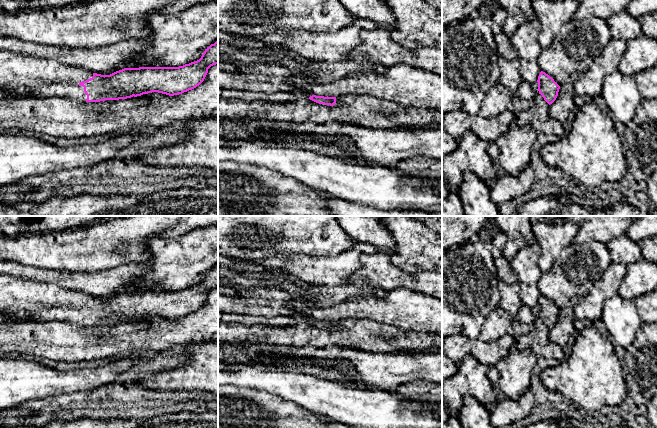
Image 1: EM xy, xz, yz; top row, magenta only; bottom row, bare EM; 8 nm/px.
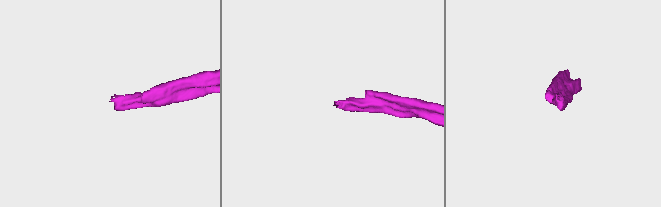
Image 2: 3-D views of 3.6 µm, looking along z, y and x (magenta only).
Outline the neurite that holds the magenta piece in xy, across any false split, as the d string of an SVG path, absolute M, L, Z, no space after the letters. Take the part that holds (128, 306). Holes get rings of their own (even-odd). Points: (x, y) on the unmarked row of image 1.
M218 265L205 273L199 284L183 290L124 292L110 299L93 297L81 291L67 290L57 284L25 281L0 275L0 314L28 317L32 322L58 321L78 326L127 323L152 316L174 320L199 310L204 305L208 293L216 288L218 288Z

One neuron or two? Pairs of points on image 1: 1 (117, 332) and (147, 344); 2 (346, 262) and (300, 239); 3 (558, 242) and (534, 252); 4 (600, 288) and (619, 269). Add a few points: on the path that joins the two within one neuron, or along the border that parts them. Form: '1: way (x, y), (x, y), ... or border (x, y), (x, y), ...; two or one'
1: border (141, 328), (136, 332); two
2: border (353, 245), (330, 256), (308, 255); two
3: border (536, 241), (540, 247), (538, 268), (542, 272); two
4: way (605, 283), (614, 274); one

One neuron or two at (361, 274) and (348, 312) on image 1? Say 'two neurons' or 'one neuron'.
two neurons

